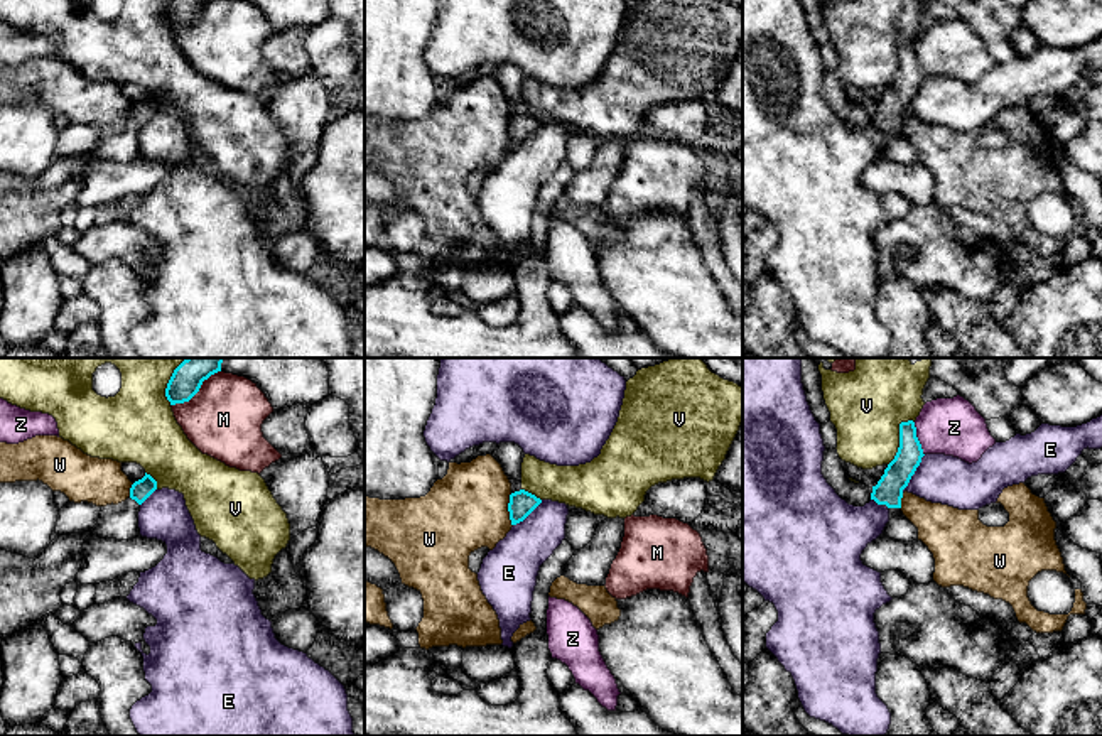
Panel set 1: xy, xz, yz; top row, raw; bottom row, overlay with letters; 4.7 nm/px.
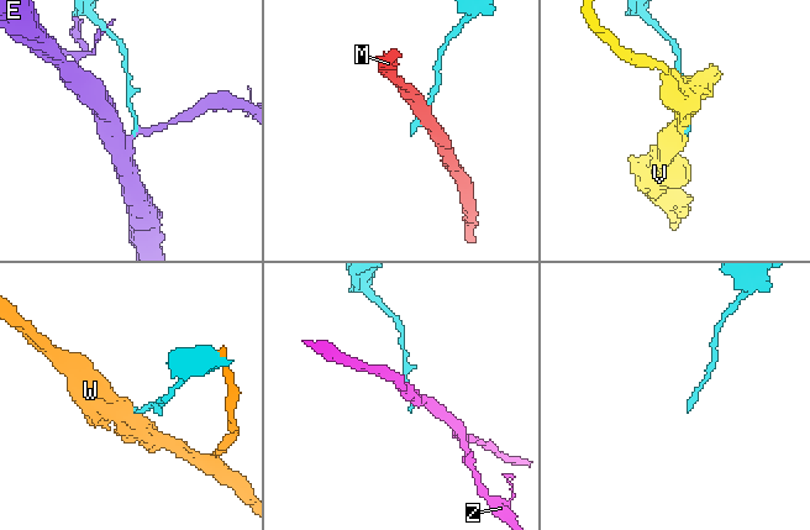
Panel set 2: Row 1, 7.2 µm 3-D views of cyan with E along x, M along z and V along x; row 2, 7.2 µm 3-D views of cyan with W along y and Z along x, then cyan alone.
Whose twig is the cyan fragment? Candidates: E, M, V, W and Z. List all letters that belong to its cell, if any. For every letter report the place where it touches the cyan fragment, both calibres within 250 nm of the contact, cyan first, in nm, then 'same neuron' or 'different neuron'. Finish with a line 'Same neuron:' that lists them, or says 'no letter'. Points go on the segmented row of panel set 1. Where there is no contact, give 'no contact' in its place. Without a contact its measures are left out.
E: meets cyan in yz at (913, 473); 130 nm thick on the cyan side, 240 nm on the other; different neuron
M: meets cyan in xy at (196, 392); 170 nm thick on the cyan side, 360 nm on the other; different neuron
V: meets cyan in yz at (900, 439); 130 nm thick on the cyan side, 360 nm on the other; different neuron
W: meets cyan in xz at (508, 510); 120 nm thick on the cyan side, 380 nm on the other; different neuron
Z: meets cyan in yz at (917, 439); 130 nm thick on the cyan side, 280 nm on the other; different neuron
Same neuron: no letter

